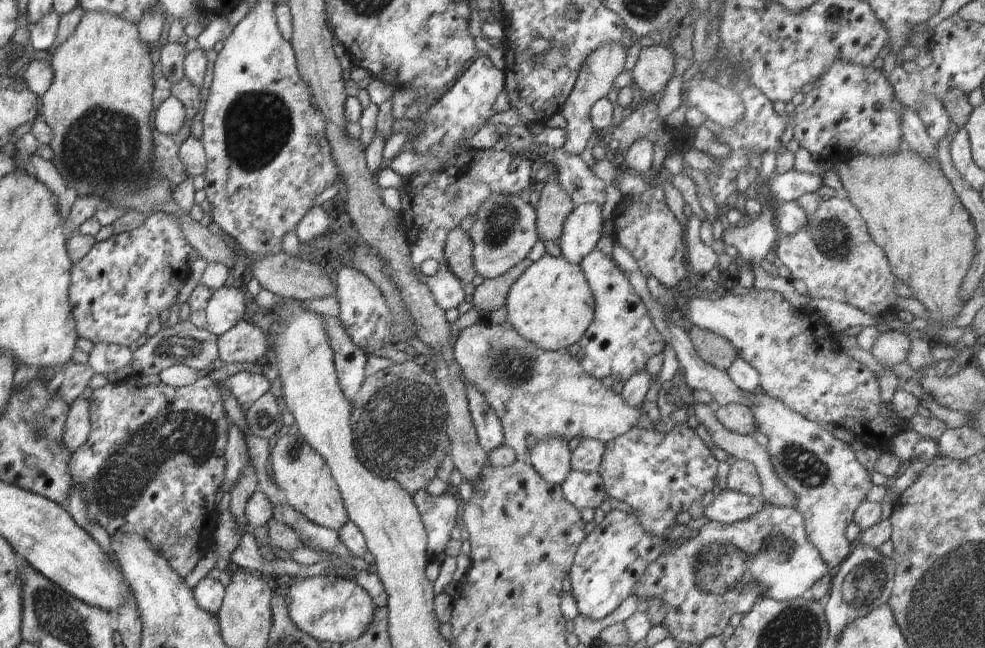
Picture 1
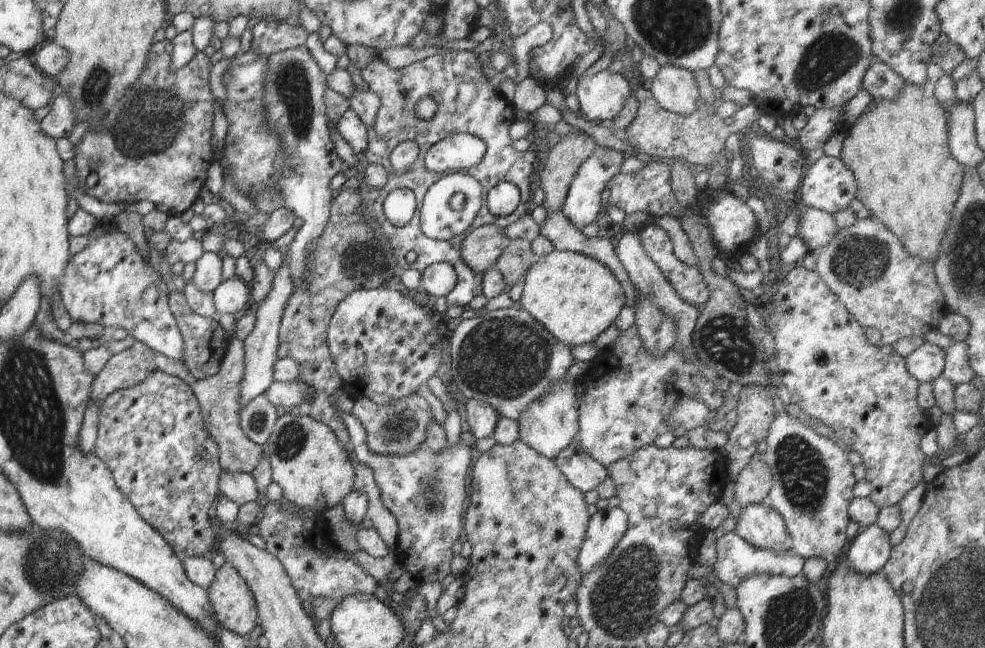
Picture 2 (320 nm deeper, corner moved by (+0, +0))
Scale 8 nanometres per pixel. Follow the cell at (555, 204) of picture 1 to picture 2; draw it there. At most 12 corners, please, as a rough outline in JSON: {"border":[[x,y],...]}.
{"border":[[562,119],[540,186],[546,212],[561,211],[572,179],[597,144]]}

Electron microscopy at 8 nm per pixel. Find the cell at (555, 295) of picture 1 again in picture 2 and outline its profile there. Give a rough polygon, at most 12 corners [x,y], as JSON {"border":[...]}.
{"border":[[554,249],[521,304],[568,346],[598,338],[624,289],[587,254]]}

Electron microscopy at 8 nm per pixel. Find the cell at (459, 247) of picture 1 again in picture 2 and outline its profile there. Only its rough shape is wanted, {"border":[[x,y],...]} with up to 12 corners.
{"border":[[504,224],[467,232],[462,260],[475,272],[496,266],[506,248]]}

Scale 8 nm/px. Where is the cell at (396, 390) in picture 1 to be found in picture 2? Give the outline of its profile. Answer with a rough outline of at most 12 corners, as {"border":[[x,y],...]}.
{"border":[[355,397],[371,453],[422,448],[432,419],[428,401],[391,405]]}

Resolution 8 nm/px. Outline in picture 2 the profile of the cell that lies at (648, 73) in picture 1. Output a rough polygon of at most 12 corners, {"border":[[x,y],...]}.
{"border":[[661,67],[645,85],[662,108],[691,115],[702,100],[694,75]]}

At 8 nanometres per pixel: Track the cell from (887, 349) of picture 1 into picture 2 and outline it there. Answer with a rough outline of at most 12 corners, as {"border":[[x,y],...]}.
{"border":[[926,342],[905,358],[919,383],[943,374],[944,349]]}

